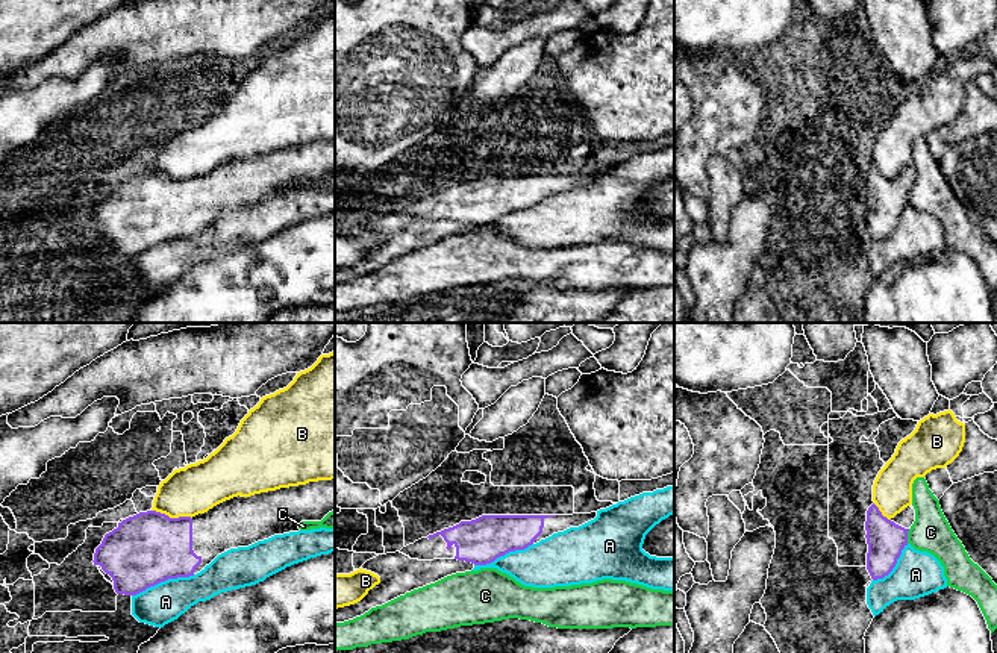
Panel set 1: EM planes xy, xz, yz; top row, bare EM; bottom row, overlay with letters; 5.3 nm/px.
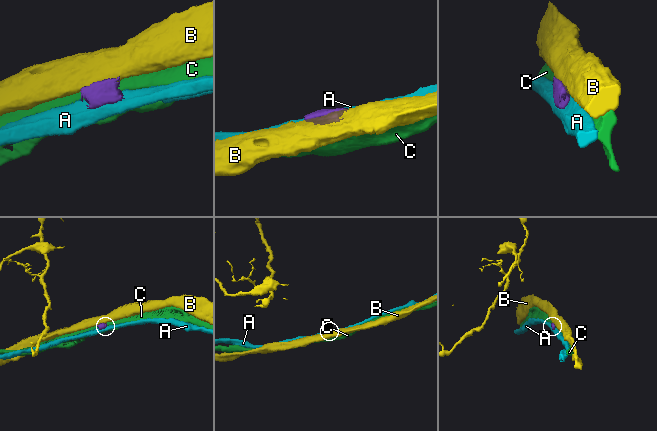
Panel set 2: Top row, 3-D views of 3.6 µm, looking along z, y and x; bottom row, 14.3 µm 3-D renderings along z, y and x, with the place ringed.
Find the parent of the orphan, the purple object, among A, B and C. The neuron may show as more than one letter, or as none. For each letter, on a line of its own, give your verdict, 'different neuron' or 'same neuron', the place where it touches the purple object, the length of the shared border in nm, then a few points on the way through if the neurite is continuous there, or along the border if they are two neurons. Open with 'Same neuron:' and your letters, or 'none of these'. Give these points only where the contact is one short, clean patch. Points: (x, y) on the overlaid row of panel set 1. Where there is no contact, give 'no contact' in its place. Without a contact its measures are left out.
Same neuron: none of these
A: different neuron | xy (162, 581) | 360 nm
B: different neuron | xy (171, 518) | 220 nm
C: different neuron | yz (906, 537) | 80 nm | along yz (909, 529), (906, 543)

